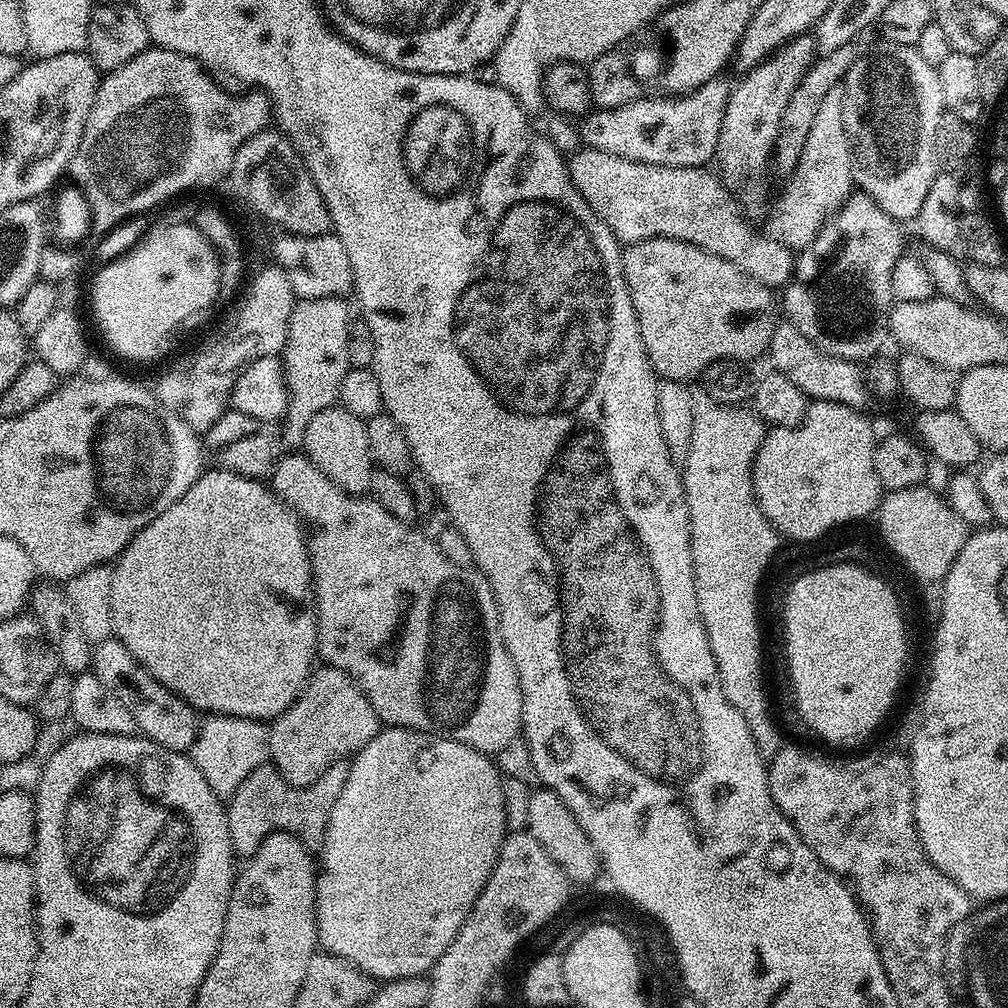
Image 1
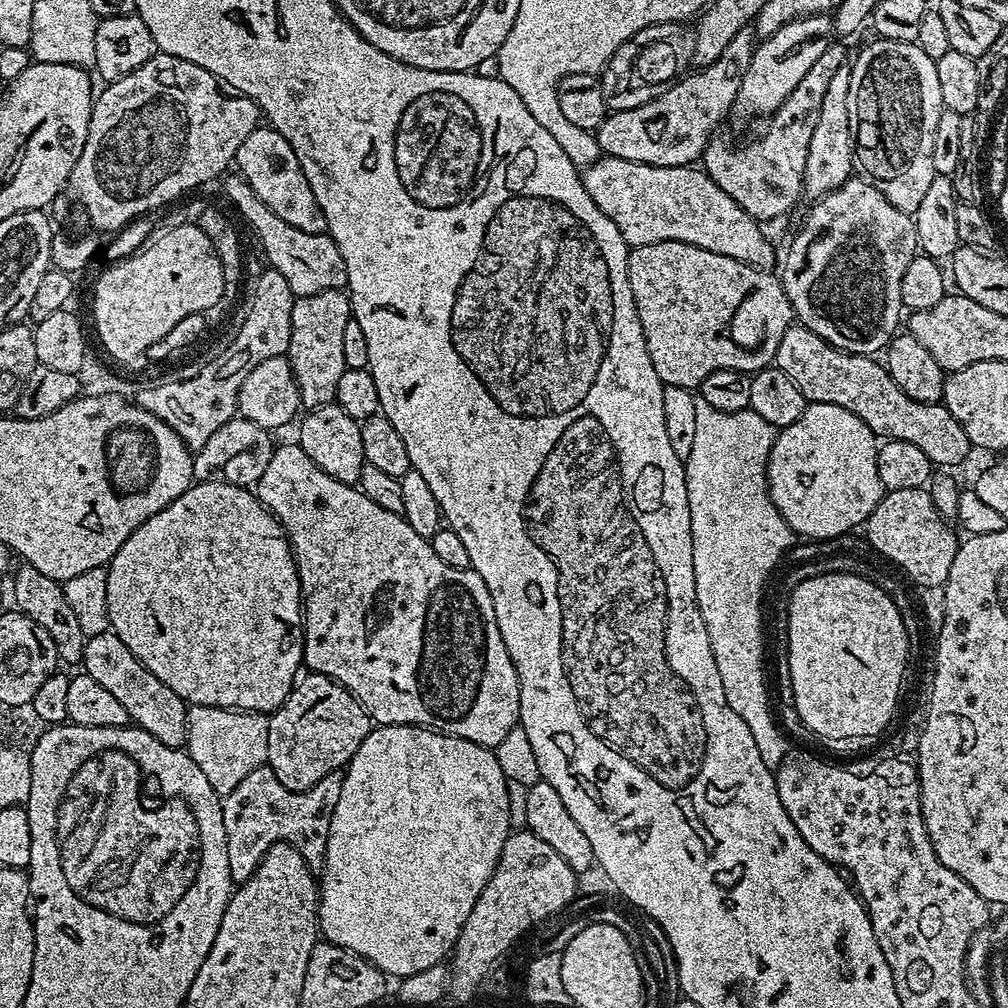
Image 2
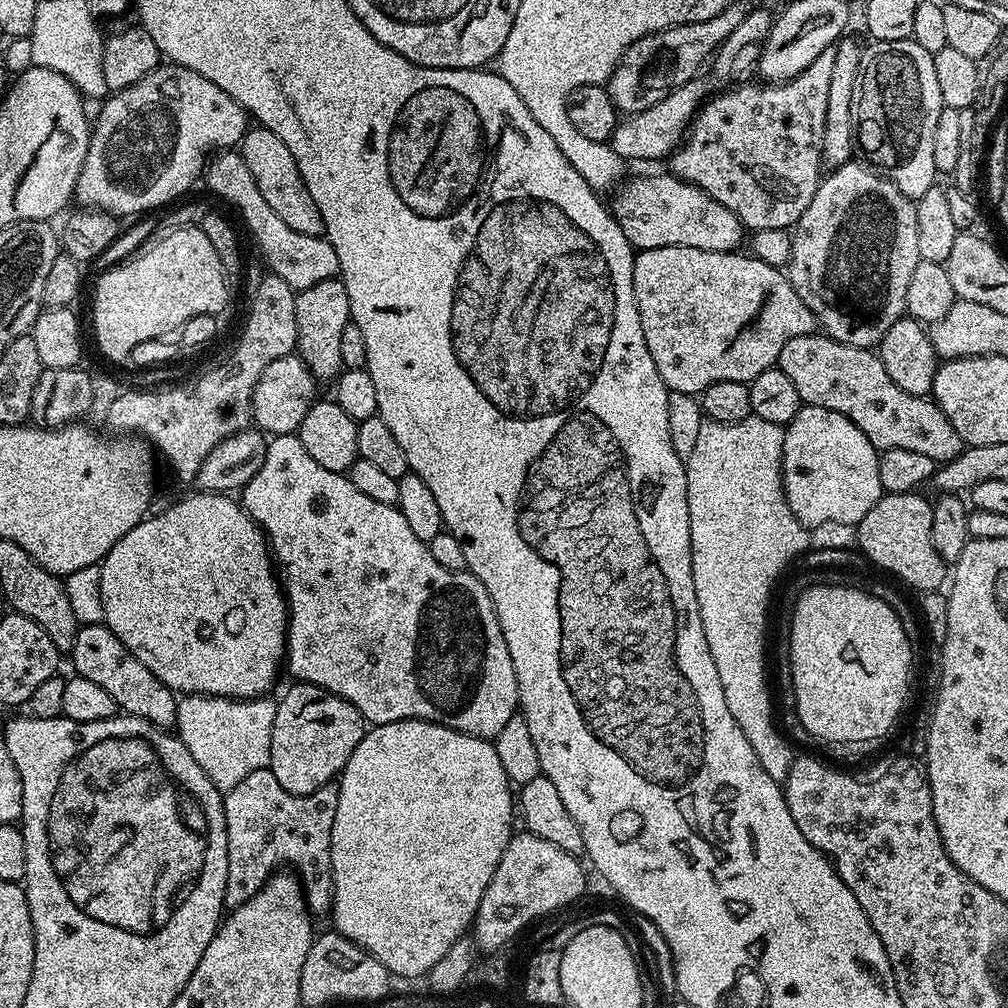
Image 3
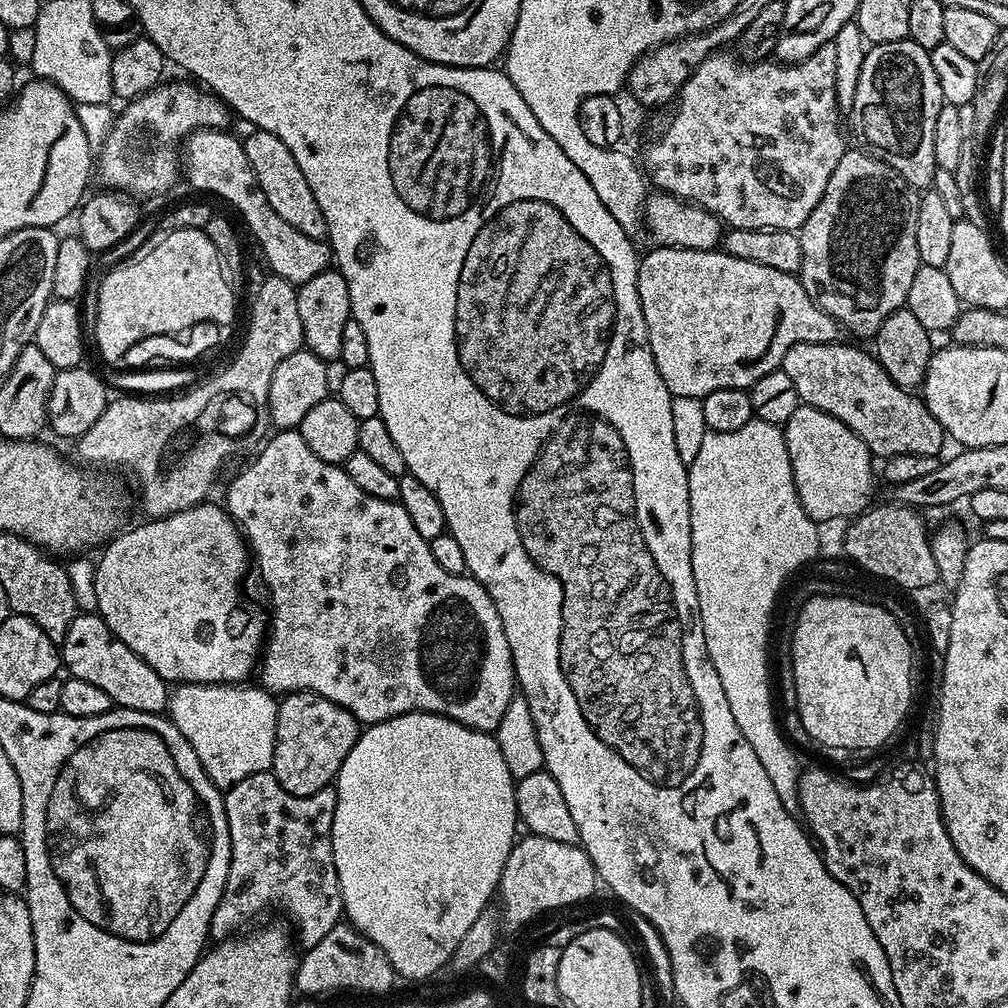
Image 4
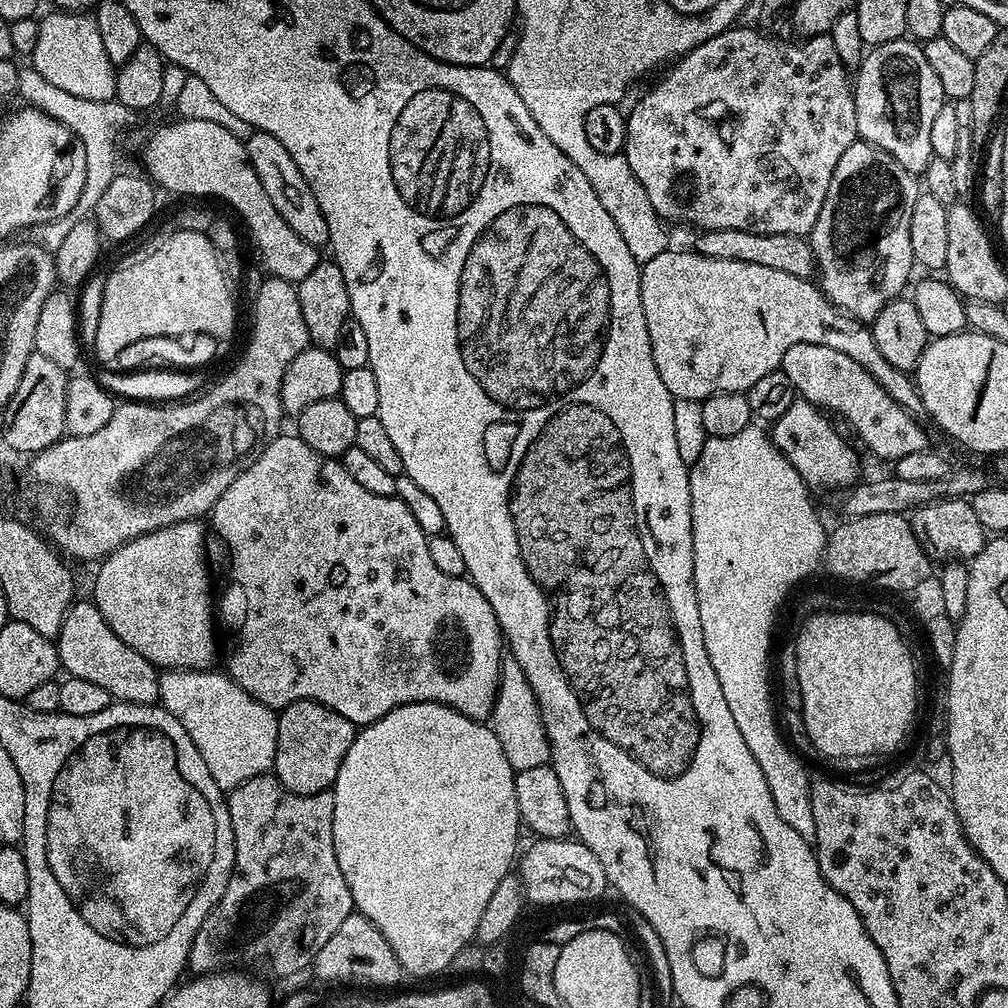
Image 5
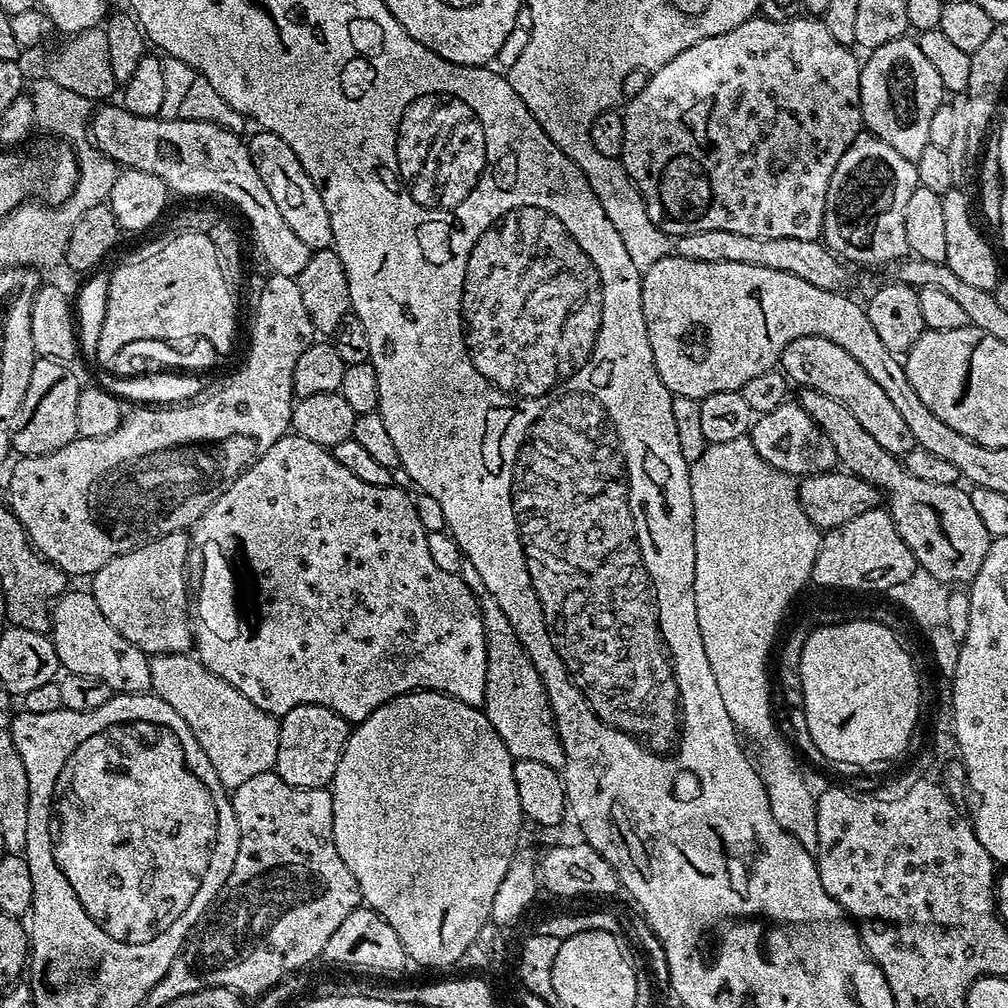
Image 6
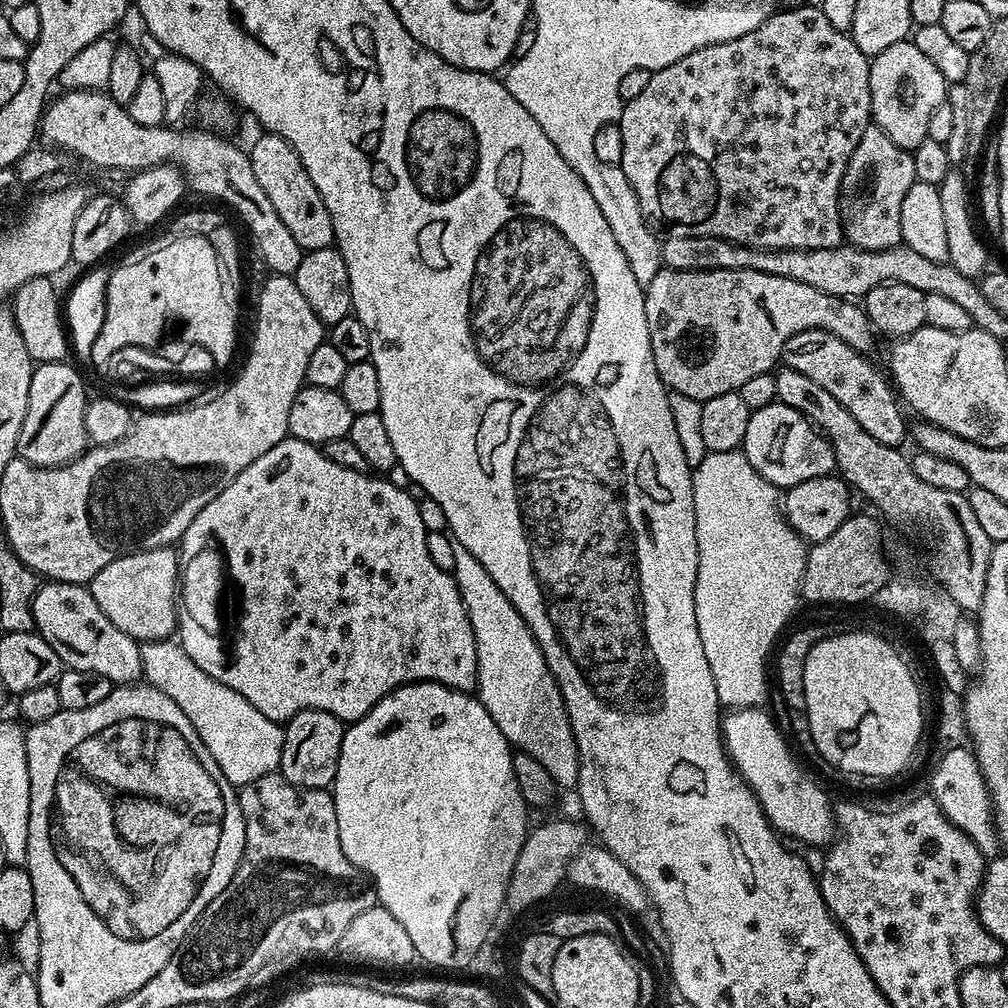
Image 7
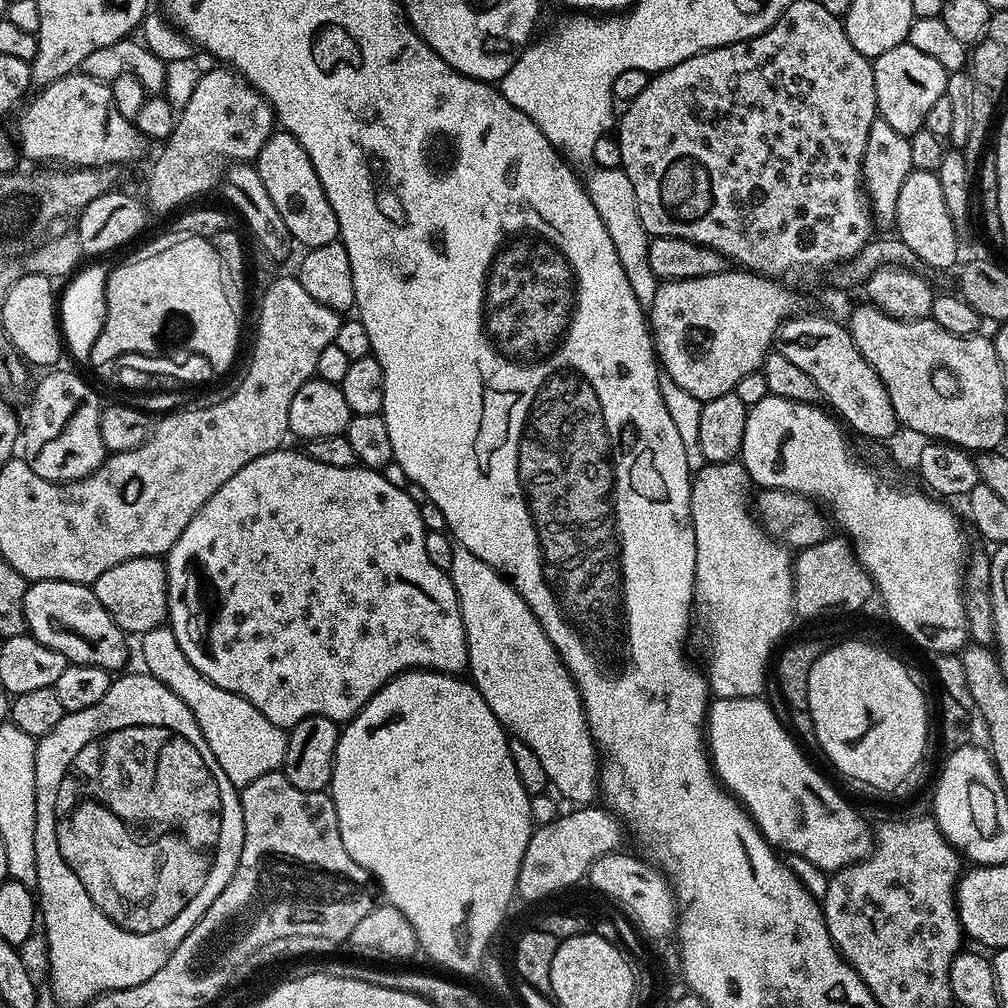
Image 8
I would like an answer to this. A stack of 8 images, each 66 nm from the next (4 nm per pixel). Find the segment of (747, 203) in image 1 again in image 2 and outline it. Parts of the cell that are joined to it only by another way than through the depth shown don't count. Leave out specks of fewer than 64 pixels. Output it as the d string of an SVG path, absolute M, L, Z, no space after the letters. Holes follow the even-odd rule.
M821 14L791 20L782 26L782 30L757 43L754 58L750 58L750 66L746 70L746 78L742 78L742 86L738 86L735 115L740 115L744 120L752 120L755 116L771 117L782 106L782 102L794 94L794 86L806 78L810 66L822 58L833 36L833 17Z

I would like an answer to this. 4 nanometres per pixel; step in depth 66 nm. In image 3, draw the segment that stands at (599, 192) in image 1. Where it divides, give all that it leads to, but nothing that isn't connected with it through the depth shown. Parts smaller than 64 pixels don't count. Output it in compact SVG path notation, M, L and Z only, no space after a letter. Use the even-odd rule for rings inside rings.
M665 174L665 176L636 176L633 180L628 178L615 189L614 195L616 197L610 200L610 211L615 216L622 234L626 234L626 238L632 243L633 249L643 250L645 248L661 248L662 246L694 246L698 250L710 250L711 252L734 252L741 247L740 243L743 240L745 243L746 229L738 217L730 214L730 210L726 210L726 206L722 206L722 202L714 202L714 198L710 198L710 194L706 194L698 186L694 186L690 182L679 180L677 176Z

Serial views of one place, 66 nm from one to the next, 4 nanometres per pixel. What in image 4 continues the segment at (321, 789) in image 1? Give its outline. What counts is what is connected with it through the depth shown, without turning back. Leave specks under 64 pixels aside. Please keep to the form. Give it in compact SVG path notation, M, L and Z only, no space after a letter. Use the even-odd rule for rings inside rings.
M269 770L242 778L223 797L232 853L226 886L210 922L209 937L216 942L235 937L243 929L240 927L259 912L281 908L296 920L299 947L307 950L318 946L344 916L332 849L335 787L309 796L295 796L282 790L278 778Z

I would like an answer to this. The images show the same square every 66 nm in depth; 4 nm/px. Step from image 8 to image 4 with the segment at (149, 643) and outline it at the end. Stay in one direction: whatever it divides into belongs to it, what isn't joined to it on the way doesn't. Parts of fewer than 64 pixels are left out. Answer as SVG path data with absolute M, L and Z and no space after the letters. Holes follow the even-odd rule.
M243 683L239 684L178 684L171 689L168 698L167 715L174 722L174 726L178 726L178 730L182 730L186 742L190 742L190 746L194 746L194 754L198 754L198 762L202 762L202 770L206 770L206 774L210 778L210 782L218 782L218 788L227 790L233 788L238 782L242 782L242 778L250 778L250 774L258 774L259 772L267 772L272 767L272 759L274 758L274 742L276 741L276 709L278 700L273 693L269 692L263 686L255 686L256 688L244 688Z

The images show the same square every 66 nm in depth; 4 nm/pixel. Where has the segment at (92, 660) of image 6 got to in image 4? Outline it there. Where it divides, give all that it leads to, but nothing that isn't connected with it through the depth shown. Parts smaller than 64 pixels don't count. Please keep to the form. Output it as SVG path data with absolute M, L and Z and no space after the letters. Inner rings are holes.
M81 611L74 622L70 622L62 645L62 664L68 676L82 678L82 682L91 682L106 690L115 707L142 710L146 714L163 713L168 707L170 688L166 681L154 674L154 670L150 670L126 642L116 637L95 611Z

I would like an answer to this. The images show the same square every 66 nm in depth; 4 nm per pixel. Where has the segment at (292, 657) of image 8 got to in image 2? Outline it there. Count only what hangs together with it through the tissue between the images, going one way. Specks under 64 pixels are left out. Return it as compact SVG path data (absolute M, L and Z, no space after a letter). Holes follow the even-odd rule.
M299 443L280 444L273 450L273 457L267 469L263 471L260 481L254 485L256 497L267 506L269 512L276 517L276 521L284 527L284 532L288 536L288 541L292 544L292 557L296 560L296 569L298 570L298 578L300 579L300 597L304 600L304 662L303 667L308 672L321 672L330 677L334 682L338 682L346 690L350 690L350 694L354 694L354 698L358 698L358 702L365 708L377 725L381 724L417 724L420 728L433 728L435 732L442 732L446 736L457 736L458 738L466 738L466 742L474 742L483 748L495 750L498 742L502 742L502 738L506 738L506 734L510 734L510 730L518 727L520 722L520 683L518 682L518 674L514 662L510 658L510 654L506 650L506 642L502 642L502 634L498 630L498 622L494 618L494 606L490 598L490 590L486 590L486 582L482 582L482 578L477 572L473 572L471 568L455 568L454 566L446 566L446 562L442 562L442 558L438 558L438 554L434 554L430 540L423 537L408 525L401 513L391 512L390 510L382 510L382 506L374 506L374 502L370 502L370 498L366 498L366 494L362 494L359 487L347 484L346 482L338 482L334 478L330 478L330 474L326 474L326 470L322 470L310 458L310 454L306 454L306 450L300 448Z

